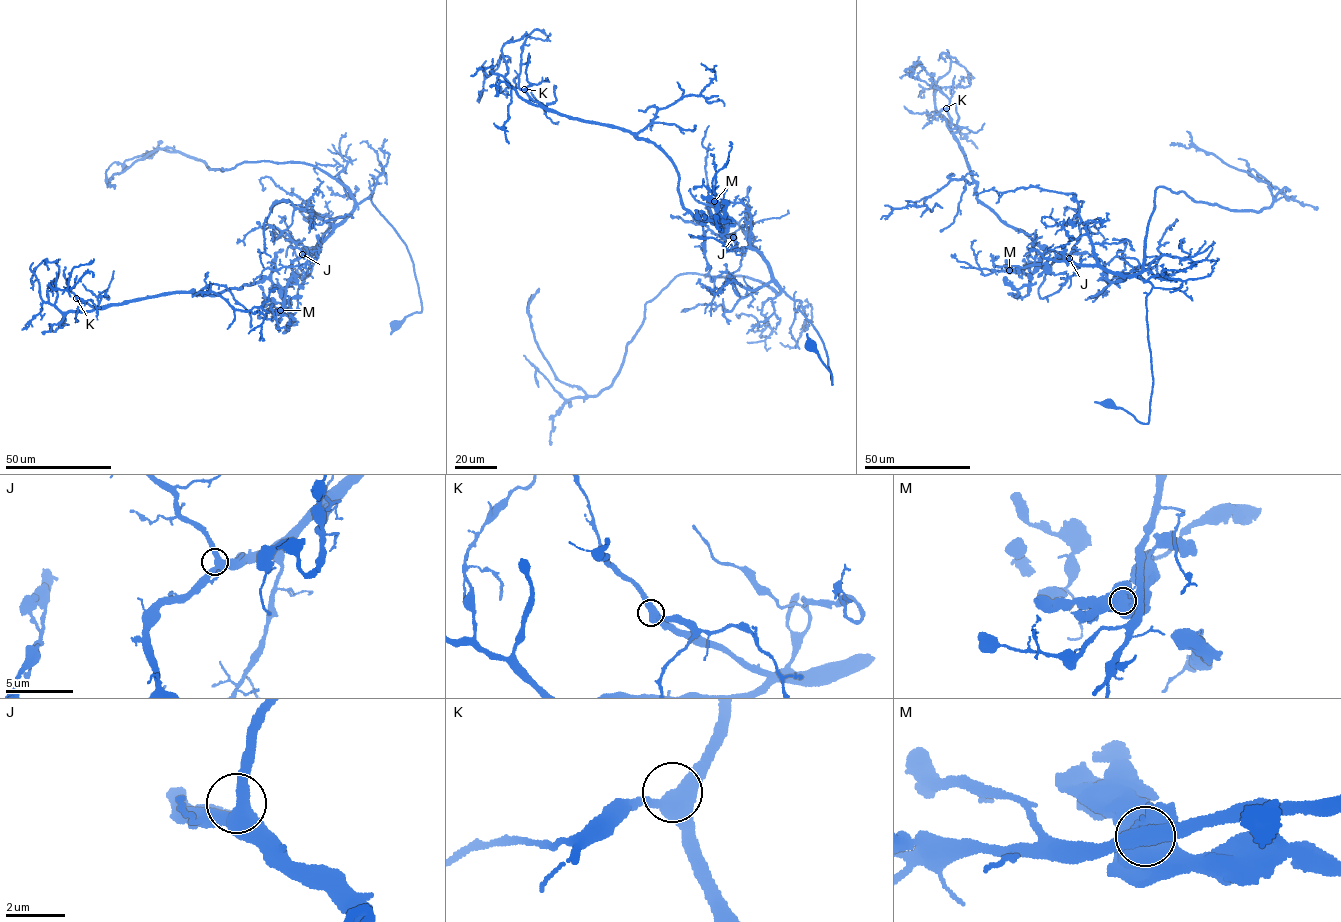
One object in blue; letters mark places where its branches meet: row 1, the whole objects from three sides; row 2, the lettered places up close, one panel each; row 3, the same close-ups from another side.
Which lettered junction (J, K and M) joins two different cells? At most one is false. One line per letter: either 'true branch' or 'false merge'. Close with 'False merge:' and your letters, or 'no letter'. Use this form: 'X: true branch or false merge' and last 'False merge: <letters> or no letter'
J: true branch
K: true branch
M: false merge
False merge: M

